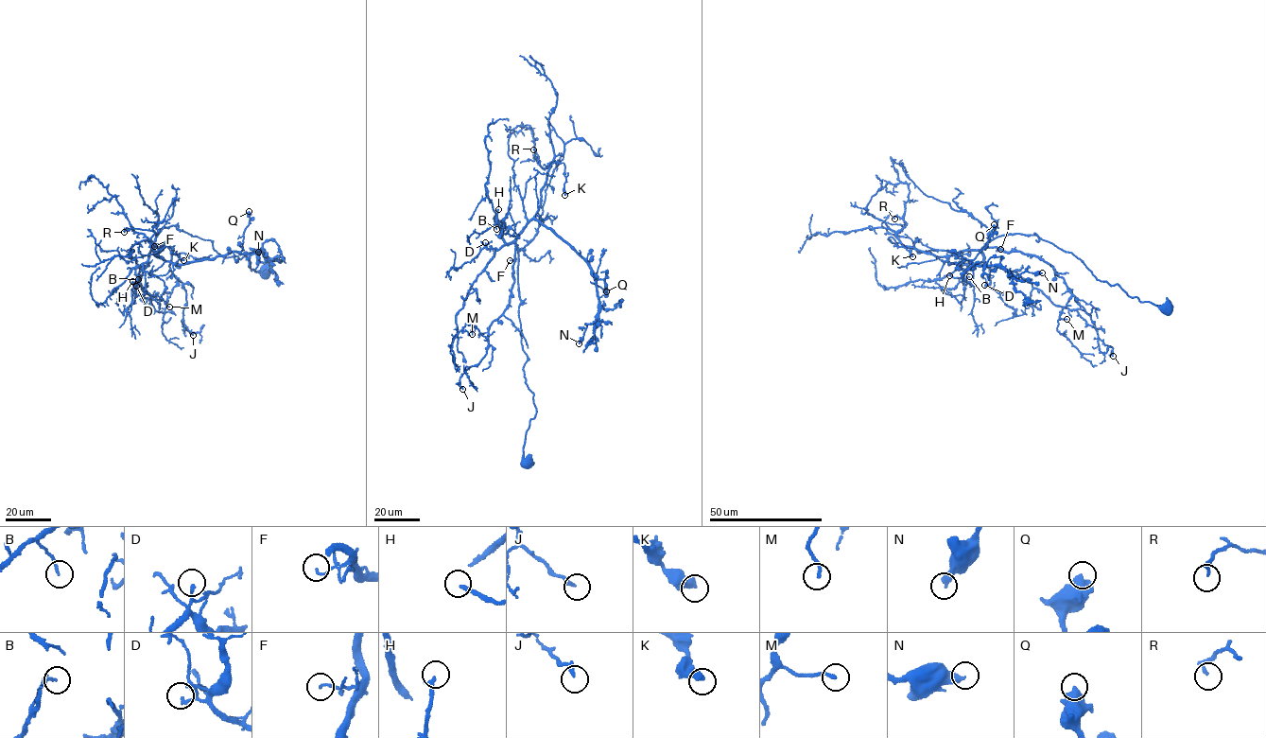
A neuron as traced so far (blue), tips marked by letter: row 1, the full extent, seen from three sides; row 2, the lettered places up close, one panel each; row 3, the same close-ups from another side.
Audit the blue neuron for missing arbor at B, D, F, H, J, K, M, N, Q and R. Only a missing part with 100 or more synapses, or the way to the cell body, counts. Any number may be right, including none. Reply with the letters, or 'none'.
none

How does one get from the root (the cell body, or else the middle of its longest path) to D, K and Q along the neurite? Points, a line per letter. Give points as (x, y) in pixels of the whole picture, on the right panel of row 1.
D: (1167, 308), (1097, 280), (1071, 253), (1037, 236), (991, 239), (981, 251), (991, 270), (984, 285)
K: (1167, 308), (1097, 280), (1071, 253), (1037, 236), (1004, 234), (979, 249), (940, 256), (889, 237), (912, 256)
Q: (1167, 308), (1097, 280), (1037, 236), (998, 236), (947, 264), (972, 261), (994, 224)

